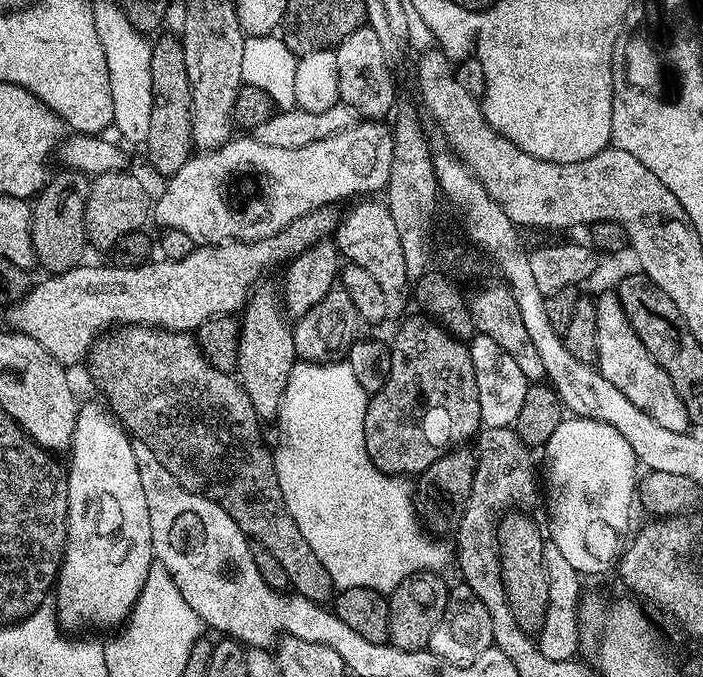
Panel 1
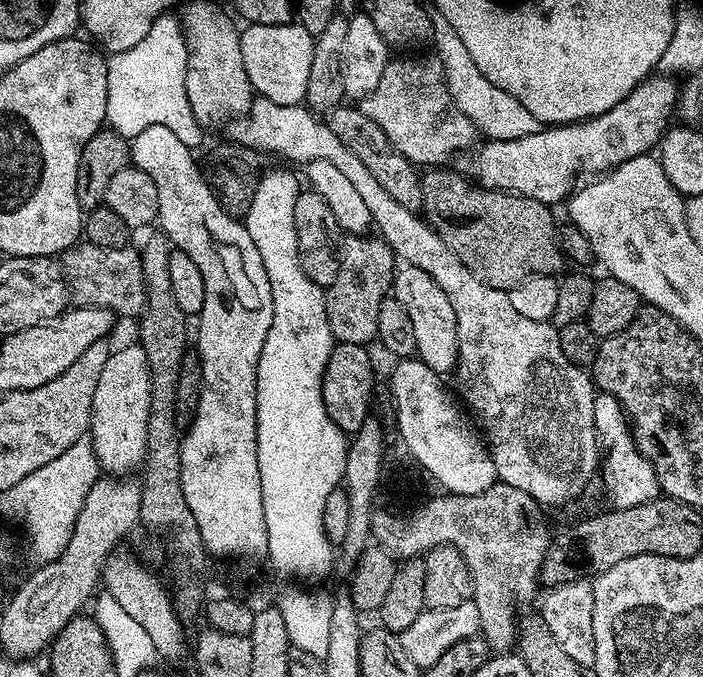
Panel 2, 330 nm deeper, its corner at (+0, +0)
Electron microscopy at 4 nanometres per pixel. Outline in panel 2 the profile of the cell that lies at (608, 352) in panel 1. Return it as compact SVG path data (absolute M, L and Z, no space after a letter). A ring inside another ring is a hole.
M600 392L594 398L594 426L597 437L602 445L602 464L608 467L608 480L612 483L612 500L616 508L633 508L642 502L650 502L661 495L660 479L656 473L656 466L649 460L636 444L636 438L632 435L630 421L627 412L620 402L610 394Z

